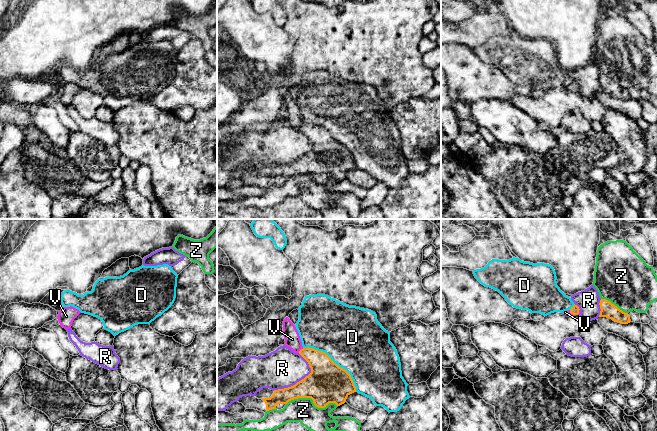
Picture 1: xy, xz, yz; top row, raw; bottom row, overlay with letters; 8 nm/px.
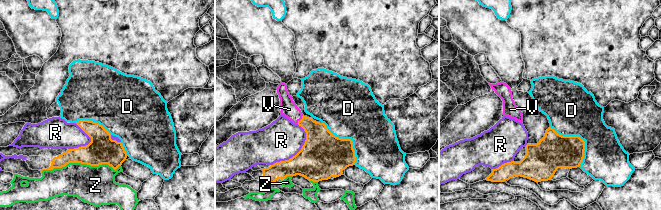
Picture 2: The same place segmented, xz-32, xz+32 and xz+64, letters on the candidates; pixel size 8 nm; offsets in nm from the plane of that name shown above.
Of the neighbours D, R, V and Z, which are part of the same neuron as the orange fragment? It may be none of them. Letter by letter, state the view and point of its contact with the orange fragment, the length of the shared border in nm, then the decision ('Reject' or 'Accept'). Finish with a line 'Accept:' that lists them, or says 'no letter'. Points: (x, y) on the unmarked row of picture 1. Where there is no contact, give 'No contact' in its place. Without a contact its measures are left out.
D: Touches orange at xz (333, 138). Shared border 550 nm. Reject
R: Touches orange at xz (302, 155). Shared border 360 nm. Reject
V: Touches orange at xz (300, 126). Shared border 60 nm. Accept
Z: Touches orange at xz (313, 177). Shared border 420 nm. Reject
Accept: V

